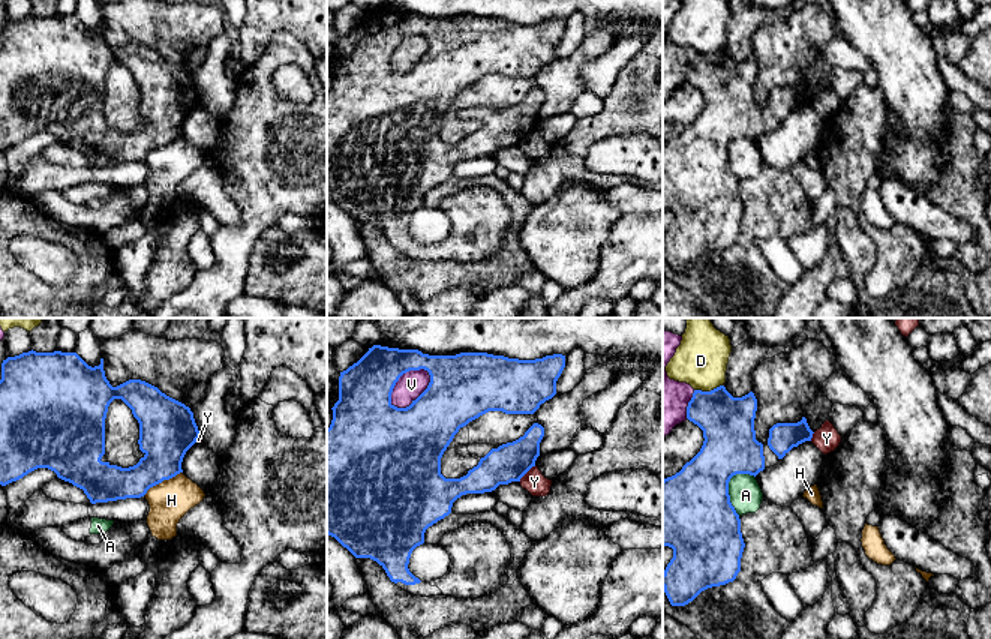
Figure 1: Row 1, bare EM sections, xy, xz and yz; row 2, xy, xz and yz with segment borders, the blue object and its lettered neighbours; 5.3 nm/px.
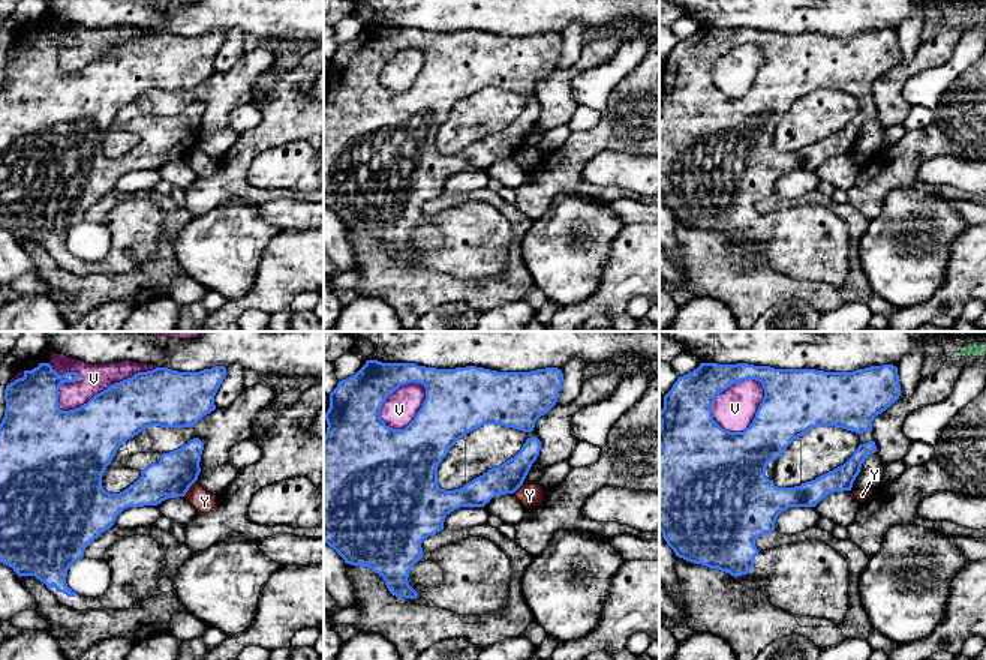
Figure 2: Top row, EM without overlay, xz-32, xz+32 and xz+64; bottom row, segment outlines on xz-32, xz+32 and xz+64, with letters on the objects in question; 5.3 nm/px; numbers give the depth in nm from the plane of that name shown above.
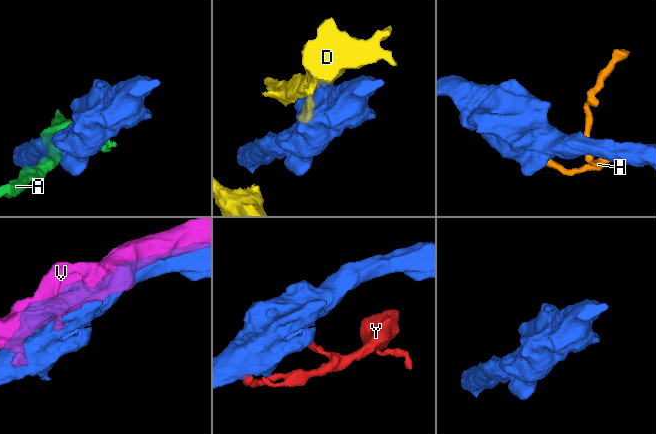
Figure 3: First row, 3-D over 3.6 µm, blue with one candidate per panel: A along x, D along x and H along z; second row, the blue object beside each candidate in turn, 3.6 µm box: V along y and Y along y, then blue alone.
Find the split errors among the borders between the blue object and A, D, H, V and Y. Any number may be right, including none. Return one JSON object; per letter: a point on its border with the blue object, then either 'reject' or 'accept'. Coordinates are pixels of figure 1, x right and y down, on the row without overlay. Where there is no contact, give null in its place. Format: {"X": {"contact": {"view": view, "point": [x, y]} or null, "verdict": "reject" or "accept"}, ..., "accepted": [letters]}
{"A": {"contact": {"view": "yz", "point": [727, 152]}, "verdict": "reject"}, "D": {"contact": {"view": "yz", "point": [708, 56]}, "verdict": "reject"}, "H": {"contact": {"view": "xy", "point": [162, 144]}, "verdict": "reject"}, "V": {"contact": {"view": "xz", "point": [417, 62]}, "verdict": "reject"}, "Y": {"contact": {"view": "xz", "point": [526, 135]}, "verdict": "reject"}, "accepted": []}

